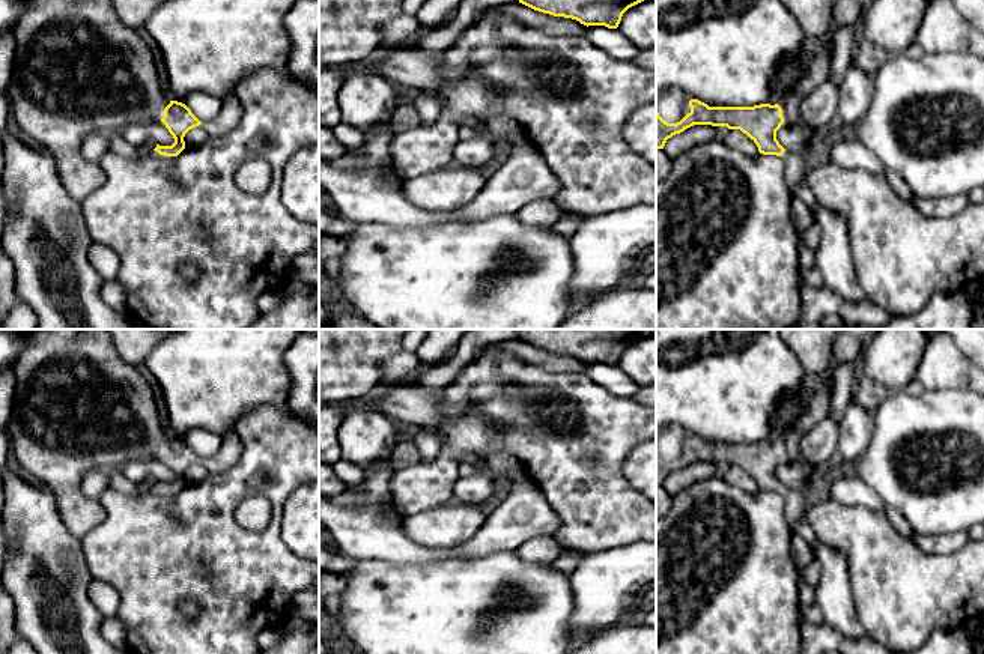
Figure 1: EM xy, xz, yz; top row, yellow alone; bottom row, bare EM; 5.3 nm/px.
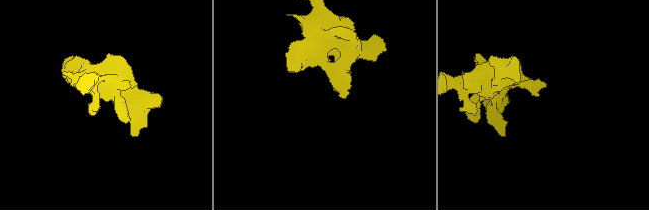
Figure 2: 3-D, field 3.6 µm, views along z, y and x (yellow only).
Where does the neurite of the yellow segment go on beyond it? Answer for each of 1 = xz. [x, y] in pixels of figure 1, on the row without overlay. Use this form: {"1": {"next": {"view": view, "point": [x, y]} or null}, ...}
{"1": {"next": null}}

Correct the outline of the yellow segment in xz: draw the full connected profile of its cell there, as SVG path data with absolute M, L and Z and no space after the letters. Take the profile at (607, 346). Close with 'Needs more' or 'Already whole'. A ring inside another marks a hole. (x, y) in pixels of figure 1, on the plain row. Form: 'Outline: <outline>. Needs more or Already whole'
Outline: M515 329L519 340L584 362L617 365L623 350L650 335L650 329Z. Already whole

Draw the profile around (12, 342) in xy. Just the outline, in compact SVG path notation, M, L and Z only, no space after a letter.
M0 329L0 373L15 365L18 356L29 346L32 329Z

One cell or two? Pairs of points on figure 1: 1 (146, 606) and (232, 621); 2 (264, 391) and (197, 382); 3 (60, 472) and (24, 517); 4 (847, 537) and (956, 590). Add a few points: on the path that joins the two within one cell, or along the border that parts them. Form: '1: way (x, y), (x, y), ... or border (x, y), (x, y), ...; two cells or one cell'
1: way (167, 626), (211, 626); one cell
2: way (247, 382), (214, 382); one cell
3: border (17, 469), (51, 492), (57, 513), (63, 520); two cells
4: way (874, 554), (911, 590), (929, 590); one cell

